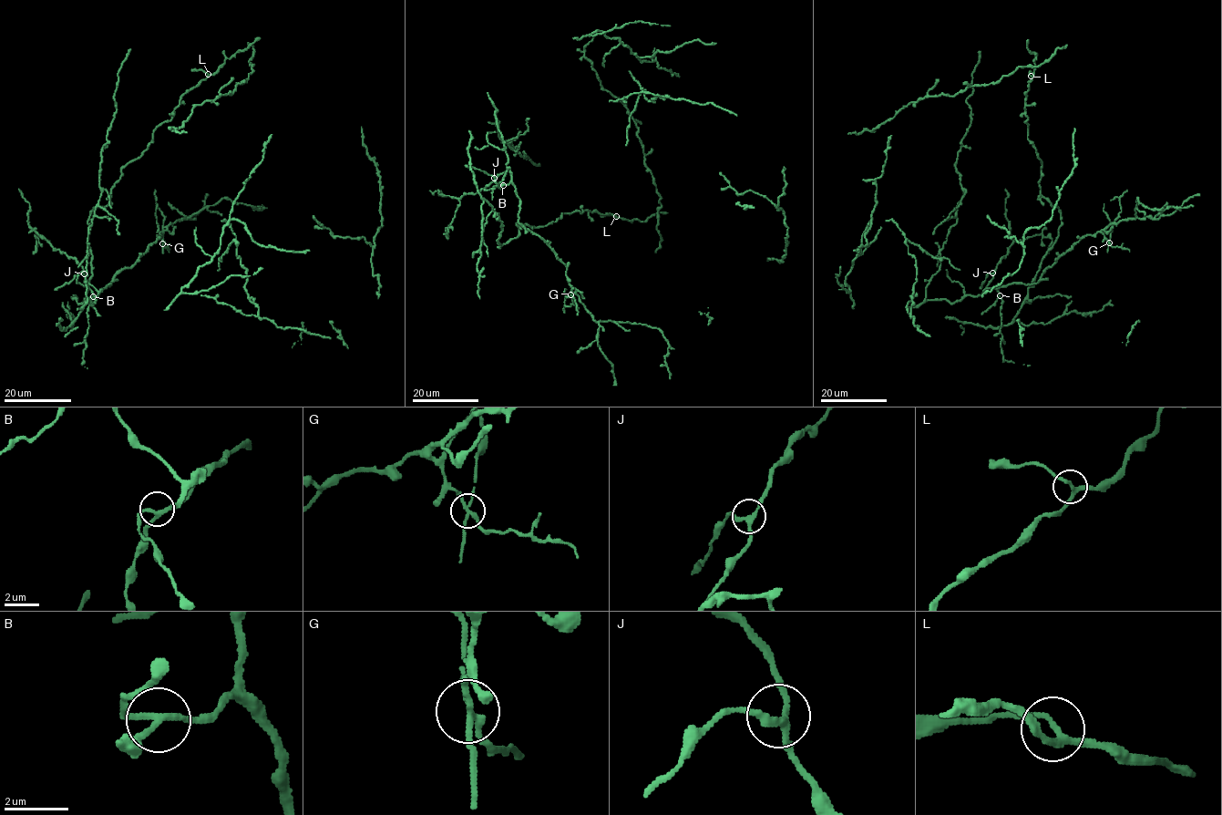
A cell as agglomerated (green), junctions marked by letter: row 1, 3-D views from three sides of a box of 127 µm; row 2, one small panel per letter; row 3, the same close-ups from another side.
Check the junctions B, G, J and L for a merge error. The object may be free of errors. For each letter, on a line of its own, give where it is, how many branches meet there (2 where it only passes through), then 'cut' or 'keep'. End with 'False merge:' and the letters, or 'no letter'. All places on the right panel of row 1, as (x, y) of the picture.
B: place (1000, 295); branches 3; keep
G: place (1109, 242); branches 4; cut
J: place (992, 273); branches 3; keep
L: place (1031, 76); branches 3; keep
False merge: G

